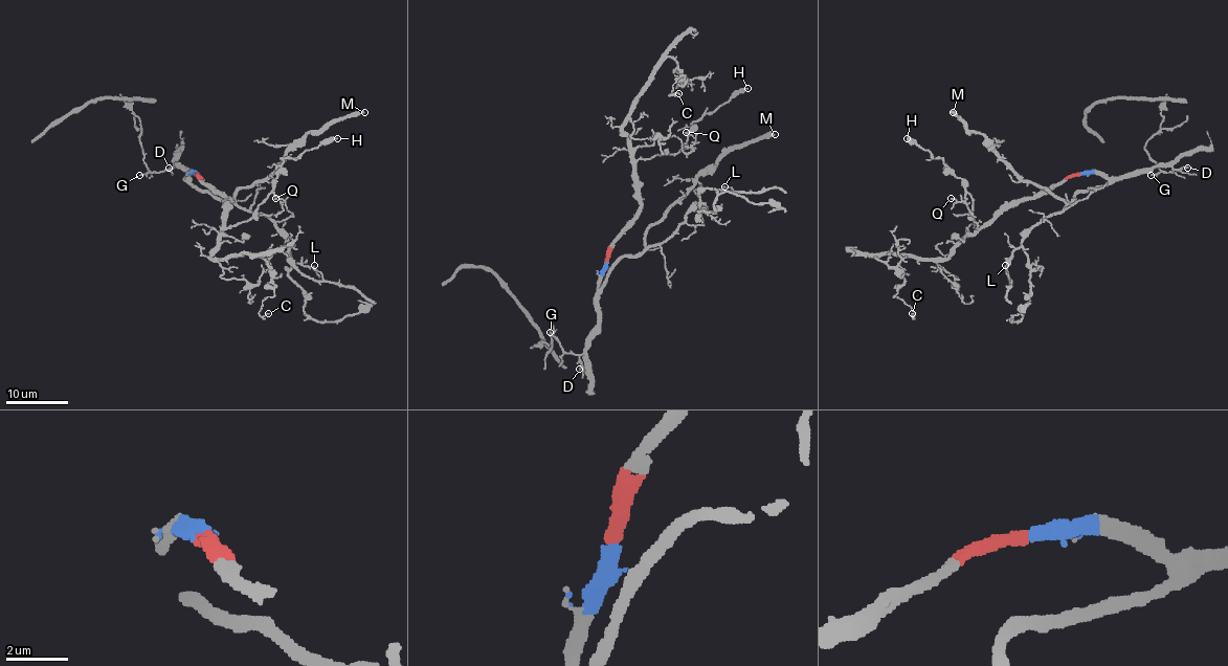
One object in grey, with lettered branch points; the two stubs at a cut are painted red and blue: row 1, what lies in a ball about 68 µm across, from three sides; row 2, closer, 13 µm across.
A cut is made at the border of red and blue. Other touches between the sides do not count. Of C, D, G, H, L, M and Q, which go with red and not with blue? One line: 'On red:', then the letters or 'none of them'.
On red: C, H, Q

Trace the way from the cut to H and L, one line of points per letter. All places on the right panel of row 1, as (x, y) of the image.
H: (1079, 174), (1005, 204), (979, 228), (973, 220), (973, 199), (965, 183), (940, 158), (933, 158), (907, 138)
L: (1079, 174), (1099, 174), (1108, 181), (1081, 190), (1064, 209), (1049, 214), (1013, 252), (1010, 281), (1005, 265)

